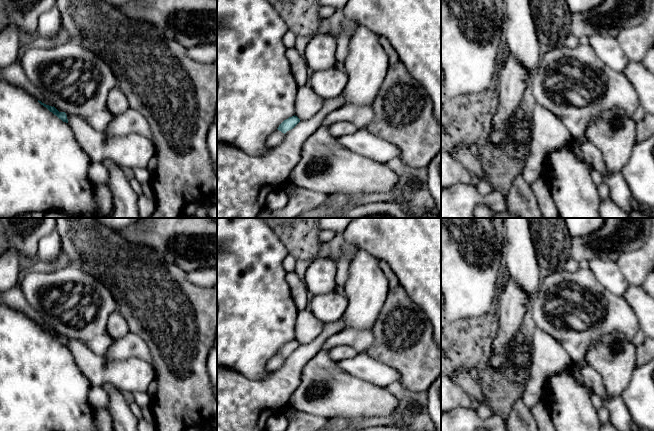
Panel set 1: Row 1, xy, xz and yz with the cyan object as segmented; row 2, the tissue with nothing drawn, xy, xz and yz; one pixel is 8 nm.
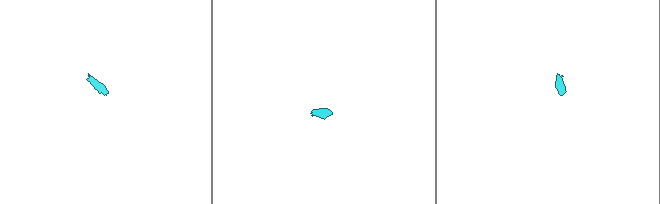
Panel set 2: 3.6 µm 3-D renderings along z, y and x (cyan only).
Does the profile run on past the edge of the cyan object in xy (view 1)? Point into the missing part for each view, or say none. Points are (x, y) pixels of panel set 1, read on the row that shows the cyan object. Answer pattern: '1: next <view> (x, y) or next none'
1: next none

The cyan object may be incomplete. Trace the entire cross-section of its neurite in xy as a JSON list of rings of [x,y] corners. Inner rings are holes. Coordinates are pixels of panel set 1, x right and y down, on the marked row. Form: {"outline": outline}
{"outline": [[[38,100],[38,102],[43,105],[44,107],[46,107],[50,112],[52,112],[54,115],[56,115],[59,119],[61,119],[63,122],[68,123],[68,119],[67,119],[67,115],[65,112],[59,112],[54,106],[49,106],[46,105],[44,103],[42,103],[41,101]]]}

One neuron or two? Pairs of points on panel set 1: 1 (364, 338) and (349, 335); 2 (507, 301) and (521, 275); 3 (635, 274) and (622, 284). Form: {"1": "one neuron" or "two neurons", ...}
{"1": "one neuron", "2": "two neurons", "3": "two neurons"}

